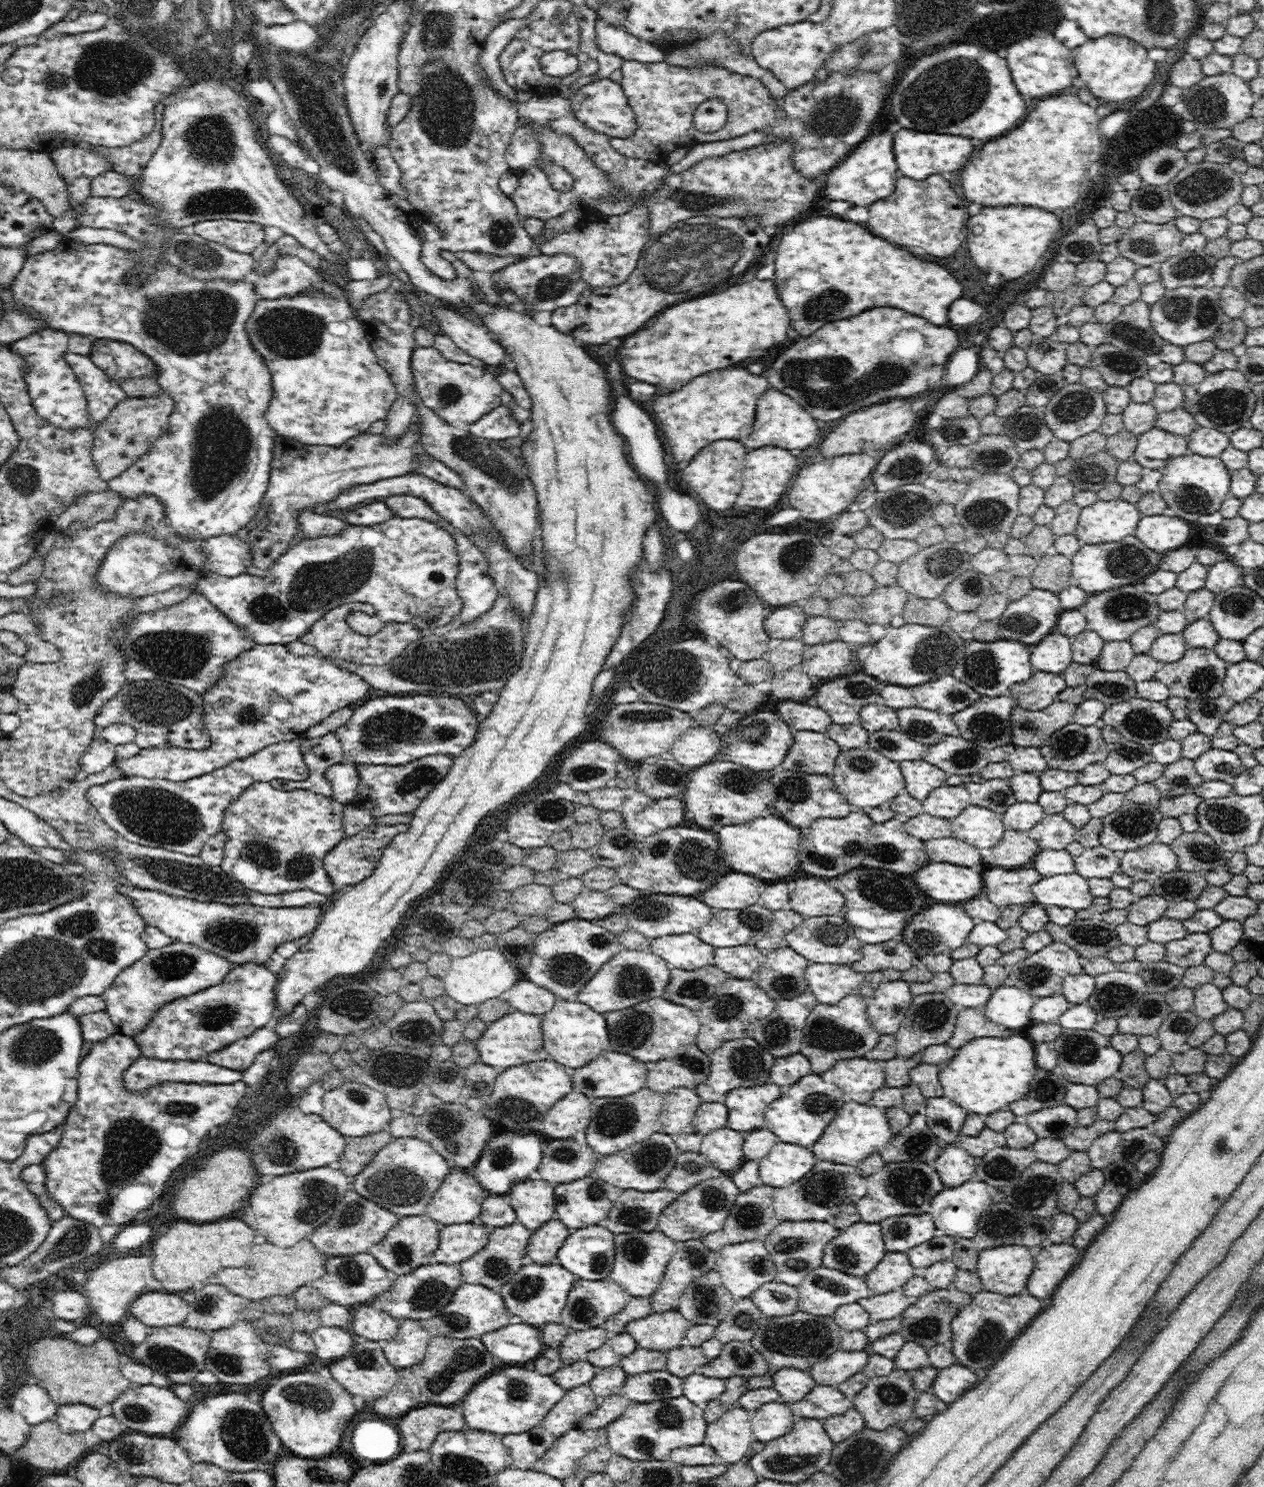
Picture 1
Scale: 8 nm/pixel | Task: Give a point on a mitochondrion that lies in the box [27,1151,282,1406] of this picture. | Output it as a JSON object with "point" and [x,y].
{"point":[75,1241]}

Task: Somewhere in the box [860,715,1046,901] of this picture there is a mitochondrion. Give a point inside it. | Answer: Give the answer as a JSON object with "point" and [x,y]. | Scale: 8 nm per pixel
{"point":[966,755]}

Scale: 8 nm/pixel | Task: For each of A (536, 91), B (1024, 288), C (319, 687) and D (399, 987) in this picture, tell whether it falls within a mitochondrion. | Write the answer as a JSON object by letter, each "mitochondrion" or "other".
{"A":"other","B":"other","C":"other","D":"other"}

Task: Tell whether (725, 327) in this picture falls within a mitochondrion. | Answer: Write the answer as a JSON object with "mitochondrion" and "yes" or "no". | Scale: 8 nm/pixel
{"mitochondrion":"no"}

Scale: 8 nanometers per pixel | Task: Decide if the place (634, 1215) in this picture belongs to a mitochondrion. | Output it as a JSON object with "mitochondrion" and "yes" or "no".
{"mitochondrion":"yes"}

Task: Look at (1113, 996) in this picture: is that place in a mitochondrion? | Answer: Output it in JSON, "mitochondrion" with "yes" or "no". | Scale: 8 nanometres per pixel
{"mitochondrion":"yes"}

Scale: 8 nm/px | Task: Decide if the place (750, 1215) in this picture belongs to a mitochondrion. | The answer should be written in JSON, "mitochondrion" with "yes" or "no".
{"mitochondrion":"yes"}

